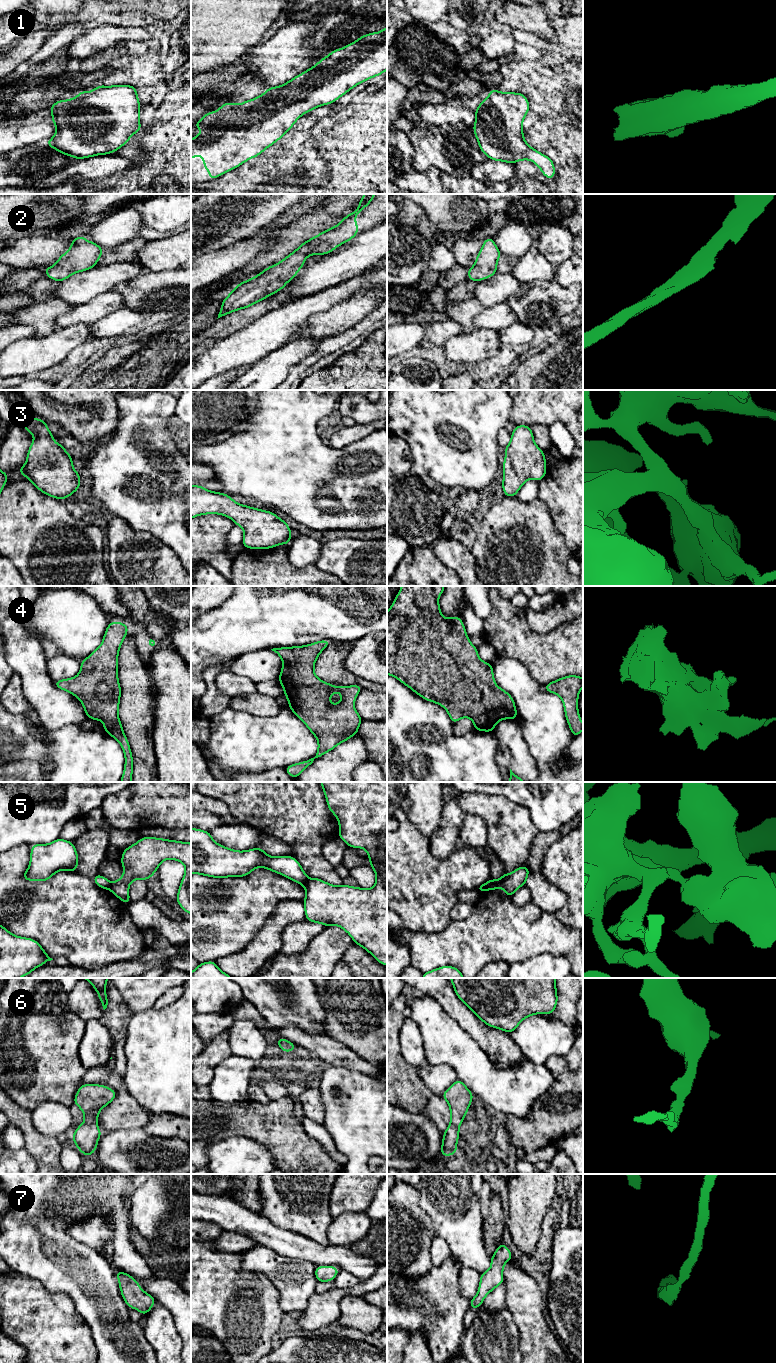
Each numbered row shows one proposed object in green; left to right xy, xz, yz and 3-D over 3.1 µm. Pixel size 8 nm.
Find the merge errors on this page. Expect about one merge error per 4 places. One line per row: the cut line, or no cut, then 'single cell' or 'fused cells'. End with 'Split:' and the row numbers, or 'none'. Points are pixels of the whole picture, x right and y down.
1: no cut | single cell
2: no cut | single cell
3: no cut | single cell
4: no cut | single cell
5: yz (486, 883), (486, 887), (483, 890) | fused cells
6: no cut | single cell
7: no cut | single cell
Split: 5

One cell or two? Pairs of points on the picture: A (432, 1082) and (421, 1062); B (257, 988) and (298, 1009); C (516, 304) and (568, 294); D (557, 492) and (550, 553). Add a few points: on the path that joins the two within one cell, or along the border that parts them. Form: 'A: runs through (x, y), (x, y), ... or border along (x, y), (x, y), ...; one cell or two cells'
A: runs through (432, 1077), (424, 1067); one cell
B: runs through (267, 988), (282, 993), (288, 999); one cell
C: runs through (529, 302), (545, 299), (549, 295), (555, 295); one cell
D: border along (542, 502), (549, 512), (553, 526), (566, 543); two cells

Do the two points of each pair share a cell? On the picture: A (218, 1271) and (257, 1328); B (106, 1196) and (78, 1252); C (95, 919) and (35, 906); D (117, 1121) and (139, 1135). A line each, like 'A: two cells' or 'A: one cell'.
A: one cell
B: one cell
C: one cell
D: two cells

